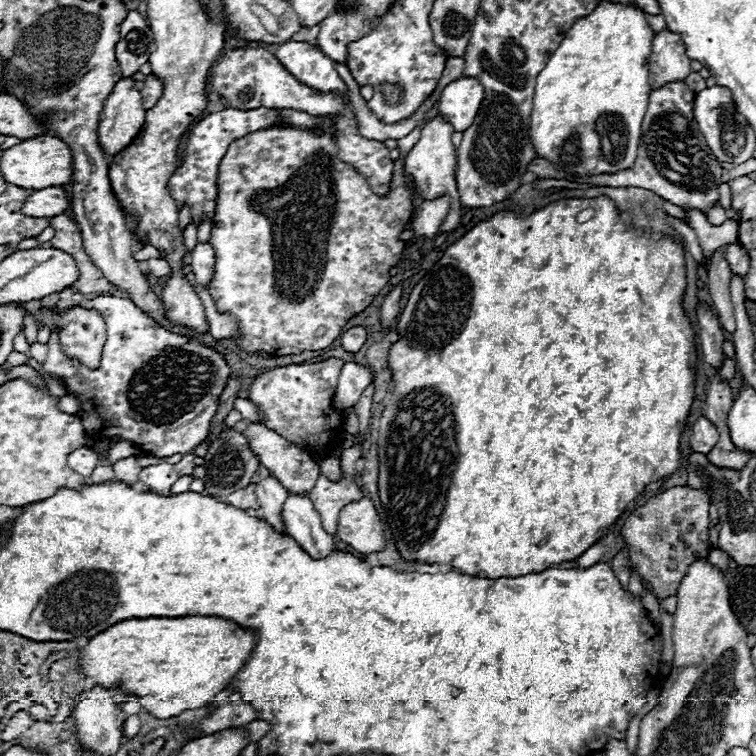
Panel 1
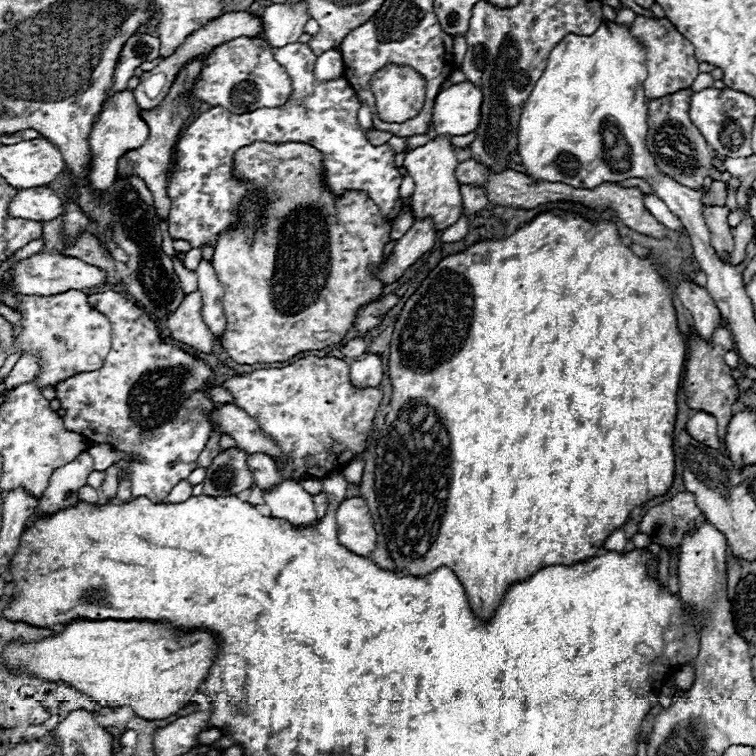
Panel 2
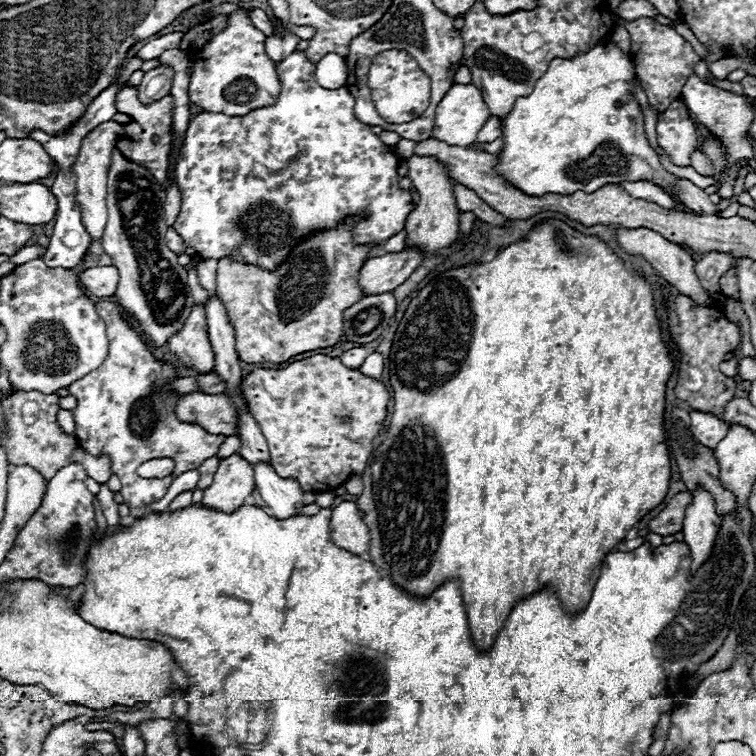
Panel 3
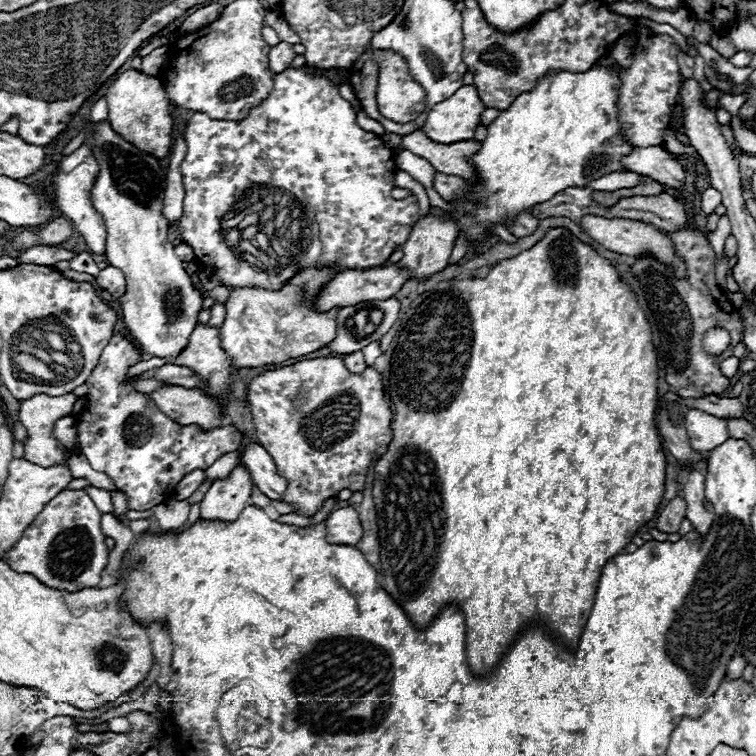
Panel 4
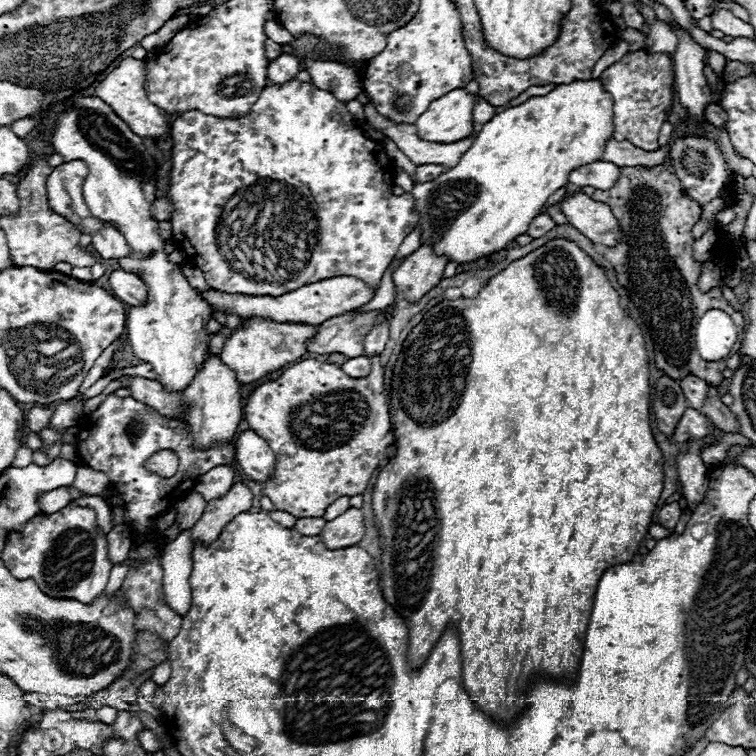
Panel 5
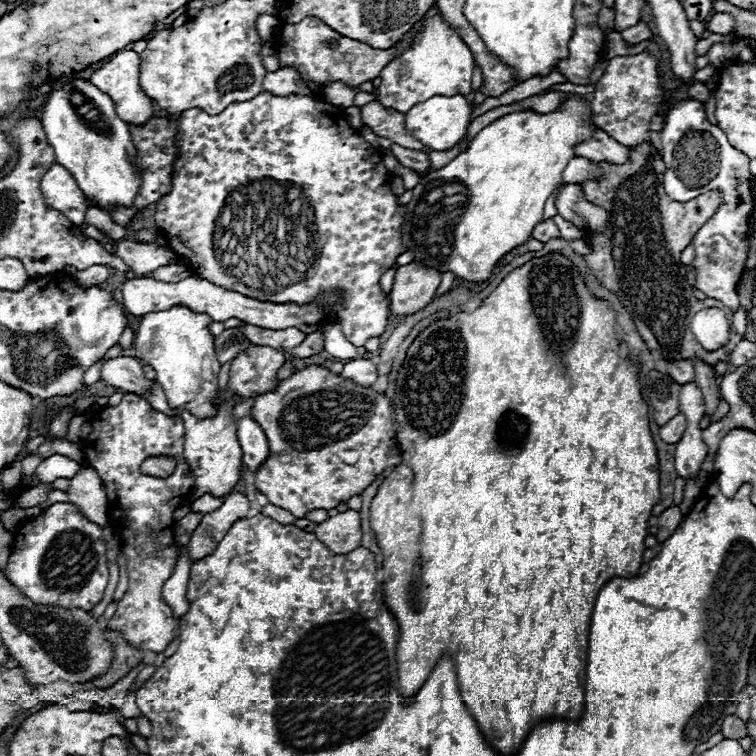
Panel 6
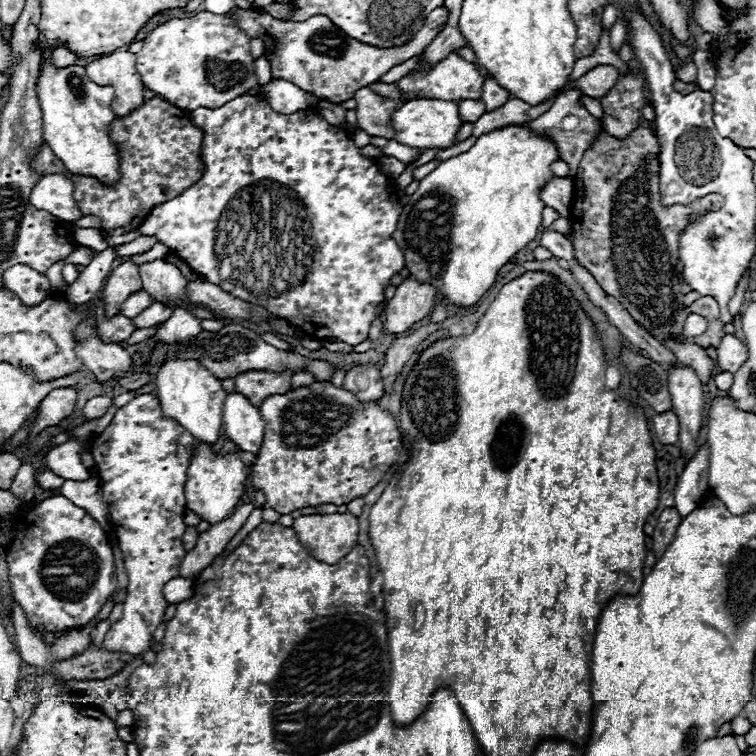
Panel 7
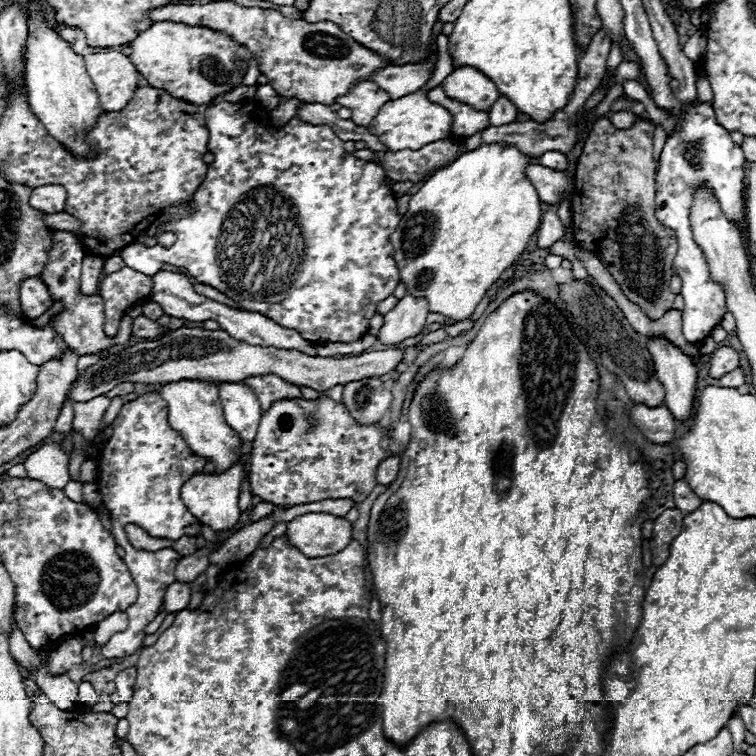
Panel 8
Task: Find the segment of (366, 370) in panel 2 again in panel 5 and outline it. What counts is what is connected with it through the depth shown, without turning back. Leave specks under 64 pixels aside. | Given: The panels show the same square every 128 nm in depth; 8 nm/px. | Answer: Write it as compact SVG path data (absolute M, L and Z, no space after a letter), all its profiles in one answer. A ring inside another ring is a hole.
M388 324L376 326L364 340L364 354L380 356L384 352L386 342L388 342Z

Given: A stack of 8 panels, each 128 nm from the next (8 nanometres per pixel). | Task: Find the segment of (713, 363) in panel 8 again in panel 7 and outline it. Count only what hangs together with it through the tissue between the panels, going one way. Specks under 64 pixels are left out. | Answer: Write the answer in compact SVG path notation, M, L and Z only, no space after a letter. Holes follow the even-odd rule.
M726 334L722 338L722 344L718 346L718 368L724 372L736 372L744 362L748 360L748 348L742 340L738 340L732 334Z

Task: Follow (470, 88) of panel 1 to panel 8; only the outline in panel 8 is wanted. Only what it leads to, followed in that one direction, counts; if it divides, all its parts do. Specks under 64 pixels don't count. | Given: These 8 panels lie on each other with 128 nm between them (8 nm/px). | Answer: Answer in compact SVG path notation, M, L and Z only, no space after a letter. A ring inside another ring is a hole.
M418 90L418 92L402 96L398 100L386 102L382 106L382 110L378 112L378 116L374 118L370 132L374 132L378 136L378 140L382 140L382 144L386 144L394 152L404 150L404 148L418 150L430 142L452 136L452 114L444 106L426 100L424 92Z

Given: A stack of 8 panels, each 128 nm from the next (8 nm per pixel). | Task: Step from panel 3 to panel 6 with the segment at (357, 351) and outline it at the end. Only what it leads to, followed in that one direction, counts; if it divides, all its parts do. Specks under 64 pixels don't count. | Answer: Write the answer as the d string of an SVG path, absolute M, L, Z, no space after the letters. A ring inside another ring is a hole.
M358 358L358 360L352 360L352 362L346 362L346 364L344 364L342 376L346 376L346 378L354 380L356 384L372 386L378 374L376 374L376 364L374 364L372 360Z

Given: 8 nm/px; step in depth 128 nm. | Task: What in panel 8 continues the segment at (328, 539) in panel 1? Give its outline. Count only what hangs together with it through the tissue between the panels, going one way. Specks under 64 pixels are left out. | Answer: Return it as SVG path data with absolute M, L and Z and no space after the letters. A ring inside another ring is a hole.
M220 382L220 404L226 424L244 444L252 444L262 416L254 392L242 382Z

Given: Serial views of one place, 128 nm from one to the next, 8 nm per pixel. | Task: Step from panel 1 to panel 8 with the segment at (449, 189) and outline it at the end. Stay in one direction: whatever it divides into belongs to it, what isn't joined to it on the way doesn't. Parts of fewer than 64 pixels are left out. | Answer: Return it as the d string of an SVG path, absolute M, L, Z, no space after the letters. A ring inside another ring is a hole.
M406 294L398 300L398 304L384 316L384 324L378 332L378 340L382 344L400 344L406 338L414 338L422 326L426 324L428 300Z

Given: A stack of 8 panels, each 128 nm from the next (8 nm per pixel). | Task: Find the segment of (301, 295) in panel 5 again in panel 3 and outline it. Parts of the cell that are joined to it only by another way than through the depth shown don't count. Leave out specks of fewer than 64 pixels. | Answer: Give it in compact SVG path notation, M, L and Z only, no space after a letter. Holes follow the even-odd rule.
M406 246L400 252L370 258L358 274L358 284L366 296L392 292L400 286L422 262L422 250L418 246Z

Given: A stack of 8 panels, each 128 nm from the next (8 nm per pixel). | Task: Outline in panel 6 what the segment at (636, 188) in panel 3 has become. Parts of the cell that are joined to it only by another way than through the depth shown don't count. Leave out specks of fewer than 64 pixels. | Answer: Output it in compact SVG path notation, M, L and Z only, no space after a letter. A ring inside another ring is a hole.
M574 158L562 172L564 184L582 184L586 180L600 180L602 168L592 164L588 158Z

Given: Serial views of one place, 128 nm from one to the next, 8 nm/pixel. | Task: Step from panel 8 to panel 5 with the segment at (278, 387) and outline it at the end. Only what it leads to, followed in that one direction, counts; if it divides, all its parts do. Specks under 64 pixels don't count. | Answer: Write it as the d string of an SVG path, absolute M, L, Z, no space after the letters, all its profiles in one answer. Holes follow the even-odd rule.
M242 318L242 328L232 330L230 338L226 338L220 358L236 372L240 384L254 382L264 374L274 372L306 354L308 342L316 336L316 330L318 326L298 322L274 322L270 318Z

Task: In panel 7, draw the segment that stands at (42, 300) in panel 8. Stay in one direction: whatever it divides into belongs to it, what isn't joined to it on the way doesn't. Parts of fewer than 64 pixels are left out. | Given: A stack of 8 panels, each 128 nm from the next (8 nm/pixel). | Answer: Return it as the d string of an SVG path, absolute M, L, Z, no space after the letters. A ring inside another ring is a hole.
M24 264L10 266L2 274L2 282L4 282L6 290L14 292L24 304L30 304L30 306L42 302L50 294L48 278L44 274L34 272L32 268L28 268Z

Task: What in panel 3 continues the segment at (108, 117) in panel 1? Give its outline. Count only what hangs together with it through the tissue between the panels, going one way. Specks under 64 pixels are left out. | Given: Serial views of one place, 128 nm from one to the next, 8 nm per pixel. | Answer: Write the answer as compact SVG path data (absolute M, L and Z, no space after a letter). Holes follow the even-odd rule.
M102 122L98 128L90 130L80 146L78 158L74 162L74 174L76 174L76 200L82 206L82 222L84 228L92 234L92 238L100 238L106 226L106 178L108 178L108 168L110 168L110 160L112 160L112 150L118 144L118 138L130 138L134 142L140 140L142 128L136 122L128 122L128 124L118 124L118 122Z

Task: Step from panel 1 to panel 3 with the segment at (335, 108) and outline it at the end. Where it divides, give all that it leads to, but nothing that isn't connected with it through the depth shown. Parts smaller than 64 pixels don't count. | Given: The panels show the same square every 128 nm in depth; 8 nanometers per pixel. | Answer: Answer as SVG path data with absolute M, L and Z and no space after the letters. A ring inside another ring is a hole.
M238 8L230 16L226 30L216 34L206 48L200 48L194 56L194 72L190 78L190 102L206 112L222 112L226 116L244 116L256 108L270 106L278 100L282 82L278 78L276 64L264 50L266 36L256 30L248 20L246 8Z

